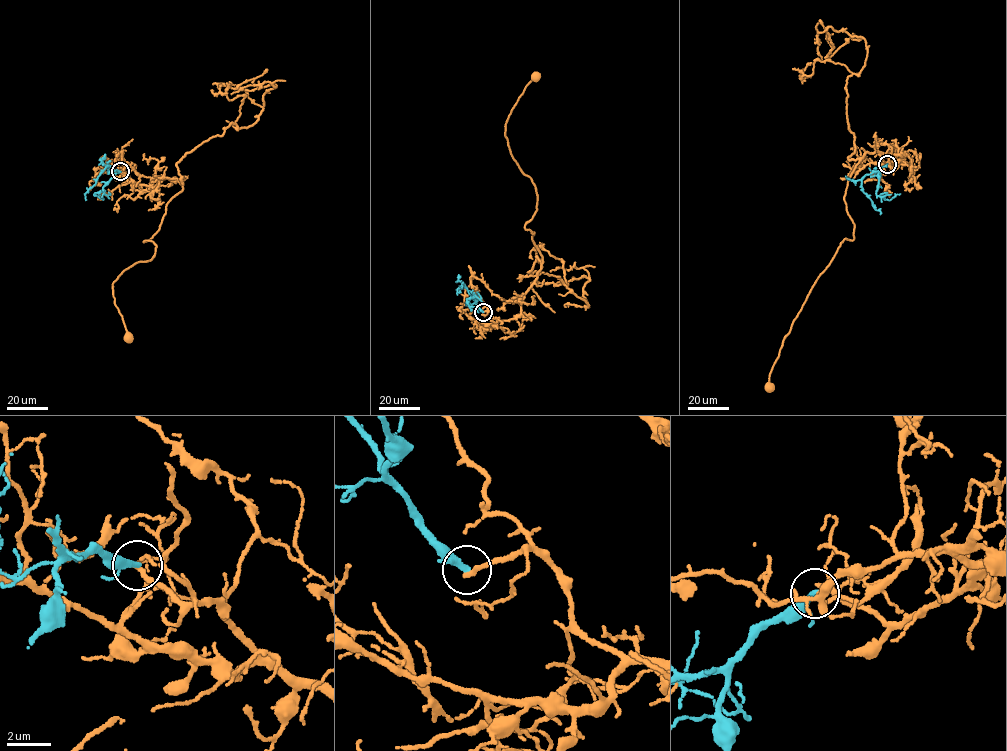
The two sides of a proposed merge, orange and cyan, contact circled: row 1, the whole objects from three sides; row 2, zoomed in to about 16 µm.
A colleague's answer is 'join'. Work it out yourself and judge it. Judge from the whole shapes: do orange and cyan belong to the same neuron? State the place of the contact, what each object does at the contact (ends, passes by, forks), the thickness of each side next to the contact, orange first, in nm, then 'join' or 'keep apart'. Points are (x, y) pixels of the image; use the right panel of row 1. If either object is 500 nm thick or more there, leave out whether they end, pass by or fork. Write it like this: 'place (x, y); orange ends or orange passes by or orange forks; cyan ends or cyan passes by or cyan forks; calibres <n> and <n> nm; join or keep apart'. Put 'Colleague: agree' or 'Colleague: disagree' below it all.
place (887, 164); orange ends; cyan passes by; calibres 240 and 240 nm; keep apart
Colleague: disagree

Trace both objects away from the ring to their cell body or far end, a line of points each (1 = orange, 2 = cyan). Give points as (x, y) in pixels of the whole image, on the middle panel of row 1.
1: (483, 312), (518, 317), (541, 267), (525, 227), (536, 189), (505, 133), (534, 77)
2: (483, 312), (471, 292), (474, 297), (466, 299), (467, 303), (478, 312)

